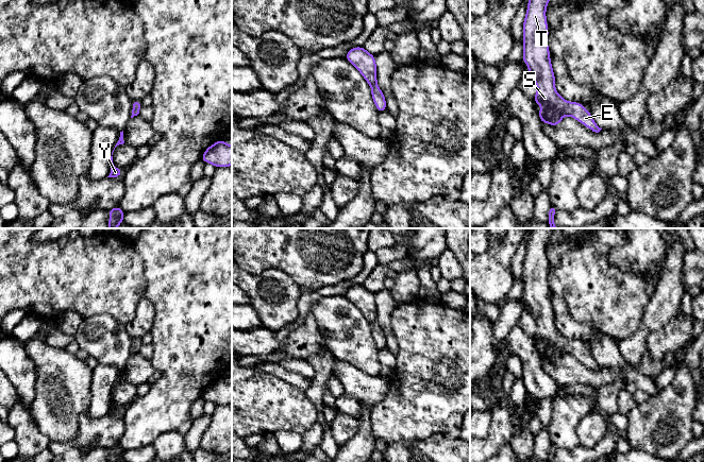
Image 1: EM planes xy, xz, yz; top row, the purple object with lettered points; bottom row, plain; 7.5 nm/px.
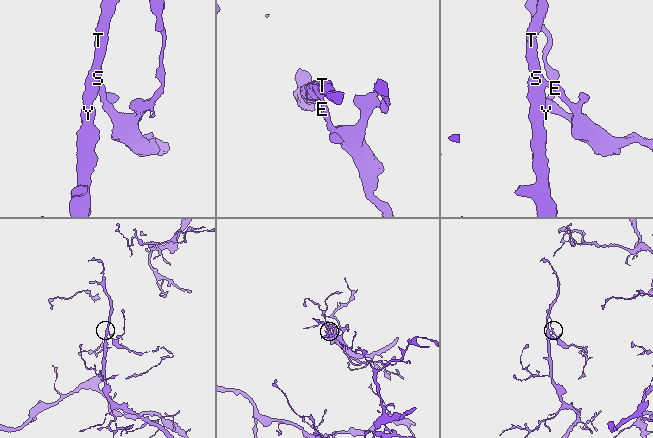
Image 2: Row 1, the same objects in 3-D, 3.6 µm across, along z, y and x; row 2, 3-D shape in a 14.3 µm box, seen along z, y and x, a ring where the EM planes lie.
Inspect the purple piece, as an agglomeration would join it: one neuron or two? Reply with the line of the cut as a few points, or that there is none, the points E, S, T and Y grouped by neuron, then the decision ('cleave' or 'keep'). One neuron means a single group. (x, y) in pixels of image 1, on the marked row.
no cut | E S T Y | keep

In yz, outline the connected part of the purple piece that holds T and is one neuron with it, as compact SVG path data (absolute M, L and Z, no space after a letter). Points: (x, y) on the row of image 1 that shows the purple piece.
M529 0L527 11L523 21L523 55L522 61L527 65L527 73L535 81L537 86L537 92L533 100L537 103L537 106L541 105L543 108L538 110L540 122L557 126L561 119L568 115L580 123L584 124L592 132L599 133L602 129L599 127L596 121L592 119L590 112L584 107L580 102L566 101L555 89L555 75L552 68L550 58L550 50L548 47L548 23L547 23L547 5L550 0Z

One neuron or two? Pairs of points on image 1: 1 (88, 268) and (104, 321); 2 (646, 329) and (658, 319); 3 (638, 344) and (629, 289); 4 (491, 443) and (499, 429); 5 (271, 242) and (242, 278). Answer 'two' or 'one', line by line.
1: two
2: one
3: two
4: one
5: two

